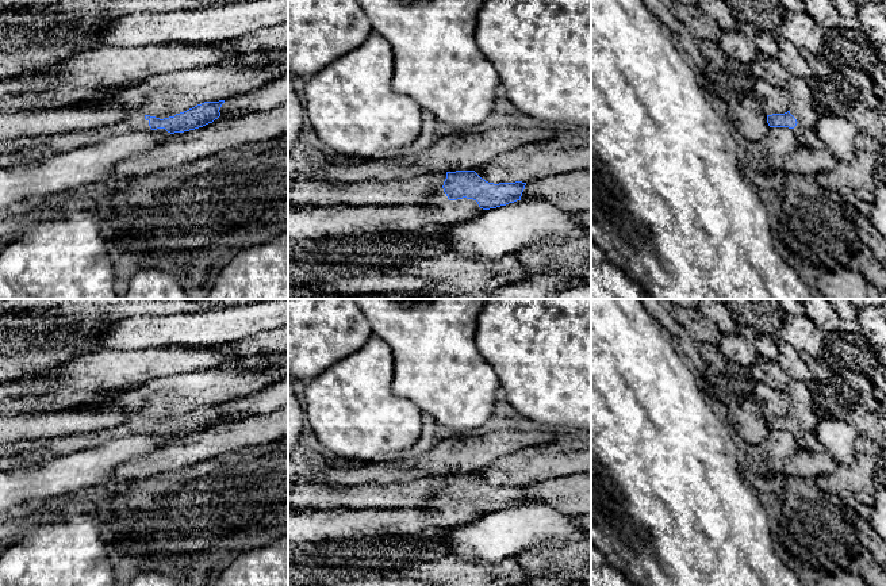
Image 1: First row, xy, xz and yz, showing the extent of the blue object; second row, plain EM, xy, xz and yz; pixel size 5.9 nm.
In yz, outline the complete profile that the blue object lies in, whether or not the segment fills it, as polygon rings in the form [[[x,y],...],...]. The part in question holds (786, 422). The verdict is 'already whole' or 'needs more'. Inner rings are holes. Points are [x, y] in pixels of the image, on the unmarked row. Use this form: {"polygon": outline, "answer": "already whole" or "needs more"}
{"polygon": [[[790,414],[785,417],[772,417],[767,418],[767,426],[770,430],[789,430],[793,432],[798,445],[803,449],[810,449],[814,452],[822,451],[814,432],[802,430],[797,422],[790,417]]], "answer": "needs more"}

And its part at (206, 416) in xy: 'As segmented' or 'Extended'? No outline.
Extended

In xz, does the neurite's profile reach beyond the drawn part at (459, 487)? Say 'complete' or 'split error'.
split error

